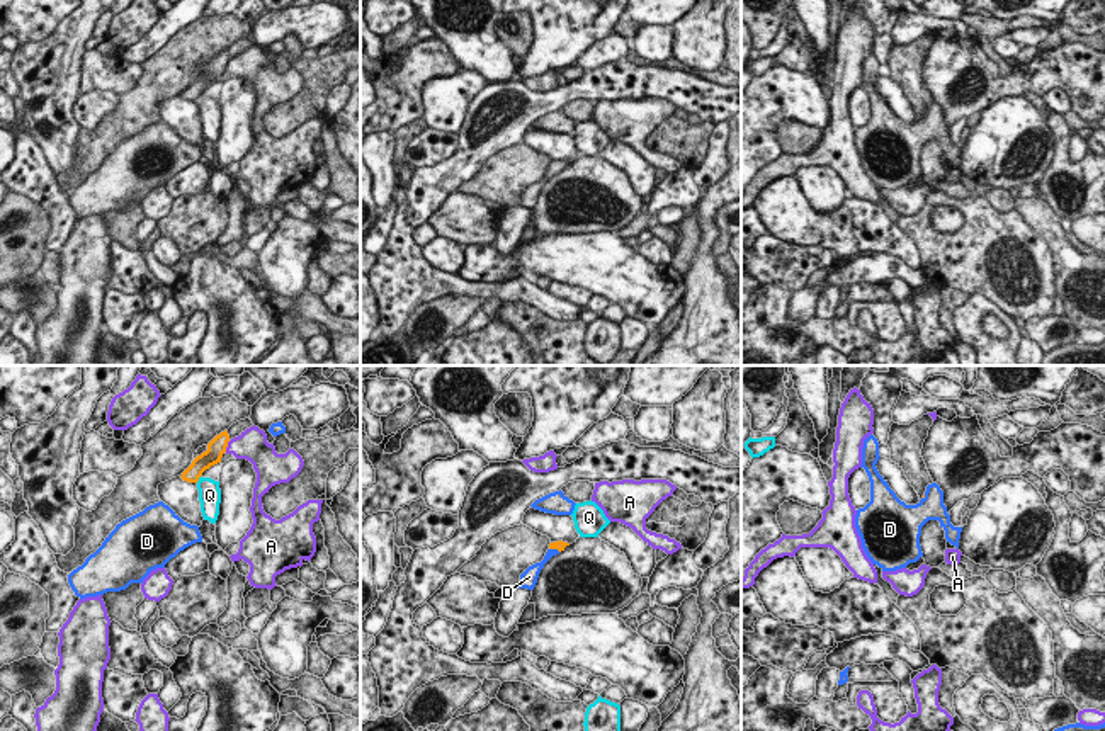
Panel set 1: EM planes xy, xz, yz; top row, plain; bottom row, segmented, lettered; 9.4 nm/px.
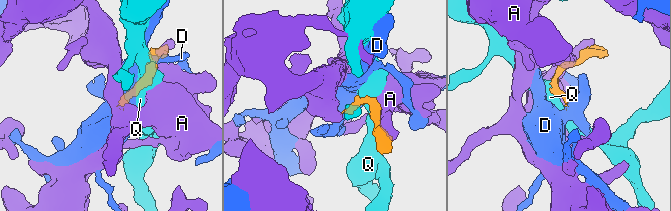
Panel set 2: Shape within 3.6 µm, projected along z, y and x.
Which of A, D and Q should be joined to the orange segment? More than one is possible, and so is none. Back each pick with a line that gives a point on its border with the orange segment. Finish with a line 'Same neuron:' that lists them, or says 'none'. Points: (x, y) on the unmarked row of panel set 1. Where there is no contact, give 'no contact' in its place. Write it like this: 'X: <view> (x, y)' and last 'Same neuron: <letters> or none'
D: xz (555, 167)
Same neuron: D

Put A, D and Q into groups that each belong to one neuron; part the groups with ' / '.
A / D / Q

